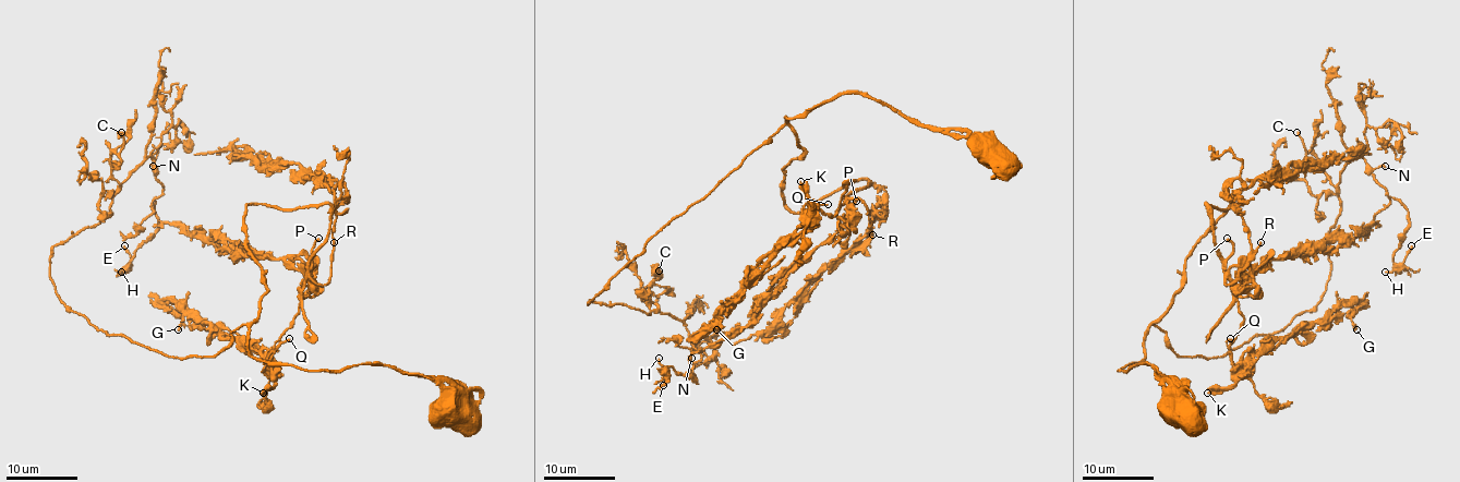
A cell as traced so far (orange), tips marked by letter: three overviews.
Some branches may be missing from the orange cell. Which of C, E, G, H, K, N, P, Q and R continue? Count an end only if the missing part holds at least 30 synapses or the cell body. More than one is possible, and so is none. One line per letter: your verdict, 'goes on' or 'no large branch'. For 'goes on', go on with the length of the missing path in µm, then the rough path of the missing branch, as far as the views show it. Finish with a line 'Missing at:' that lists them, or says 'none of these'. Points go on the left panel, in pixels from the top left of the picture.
C: no large branch
E: no large branch
G: no large branch
H: no large branch
K: no large branch
N: no large branch
P: goes on; about 50 µm are missing; missing branch runs (318, 238), (318, 245), (309, 221), (313, 212), (304, 221), (218, 193), (177, 191), (149, 177), (148, 161)
Q: no large branch
R: goes on; about 20 µm are missing; missing branch runs (334, 242), (330, 237), (334, 226), (313, 224), (288, 215), (255, 215)
Missing at: P, R

